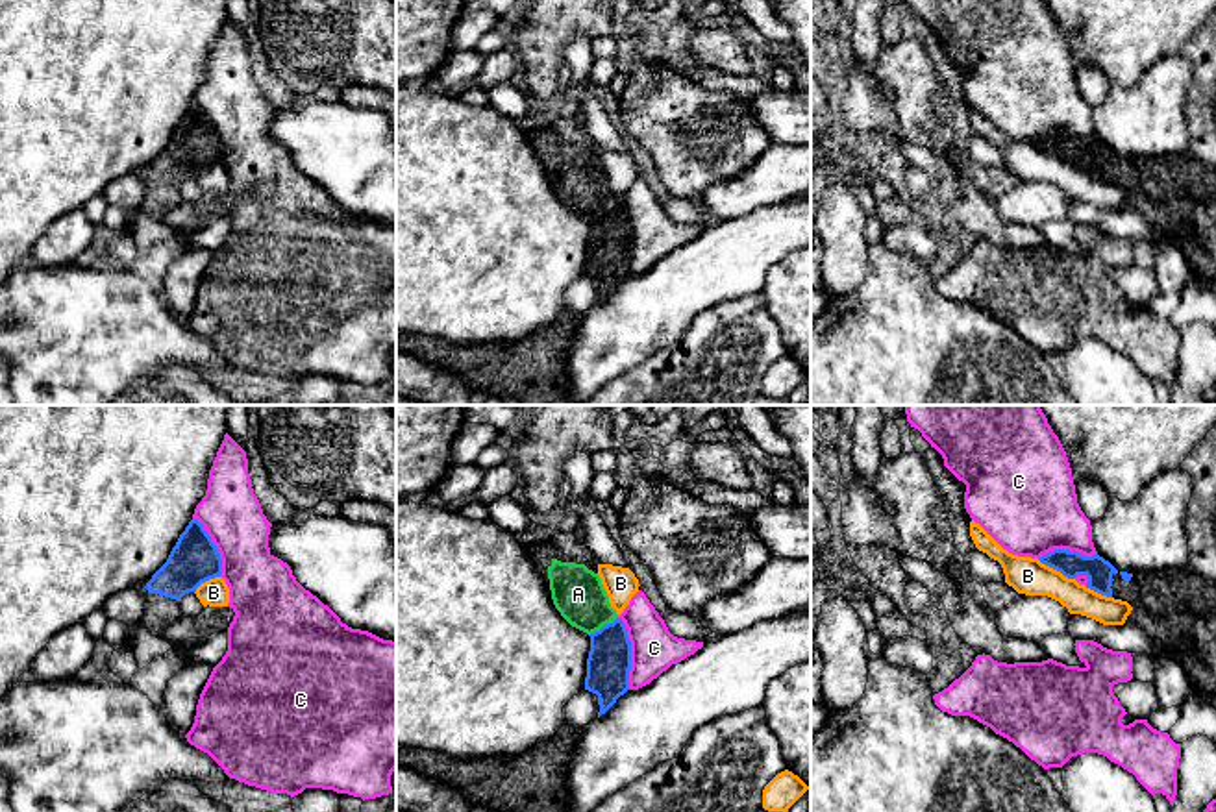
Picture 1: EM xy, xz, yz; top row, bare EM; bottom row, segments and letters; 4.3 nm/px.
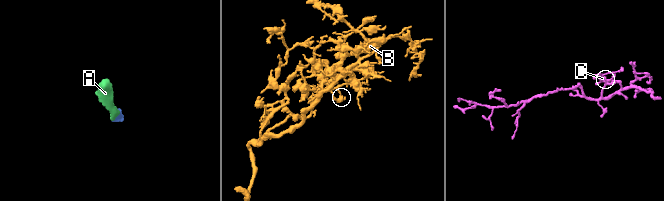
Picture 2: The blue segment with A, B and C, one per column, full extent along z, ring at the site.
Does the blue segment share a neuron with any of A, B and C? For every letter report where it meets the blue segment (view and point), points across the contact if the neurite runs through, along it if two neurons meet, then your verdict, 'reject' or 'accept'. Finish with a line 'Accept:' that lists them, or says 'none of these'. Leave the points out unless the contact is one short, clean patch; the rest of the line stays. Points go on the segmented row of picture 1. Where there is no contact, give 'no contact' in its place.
A: meets blue in xz at (604, 626); runs through xz (609, 659), (609, 637), (604, 626), (578, 594); accept
B: meets blue in yz at (1055, 568); reject
C: meets blue in xz at (630, 653); reject
Accept: A

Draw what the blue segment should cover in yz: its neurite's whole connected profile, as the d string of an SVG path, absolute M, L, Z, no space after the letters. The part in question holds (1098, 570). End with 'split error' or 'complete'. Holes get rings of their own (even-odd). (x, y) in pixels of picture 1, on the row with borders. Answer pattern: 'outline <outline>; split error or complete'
outline M1053 549L1038 559L1068 579L1086 575L1086 588L1127 601L1133 610L1125 623L1146 631L1160 658L1181 662L1192 688L1216 695L1216 581L1194 572L1168 579L1118 572L1098 555Z; split error

